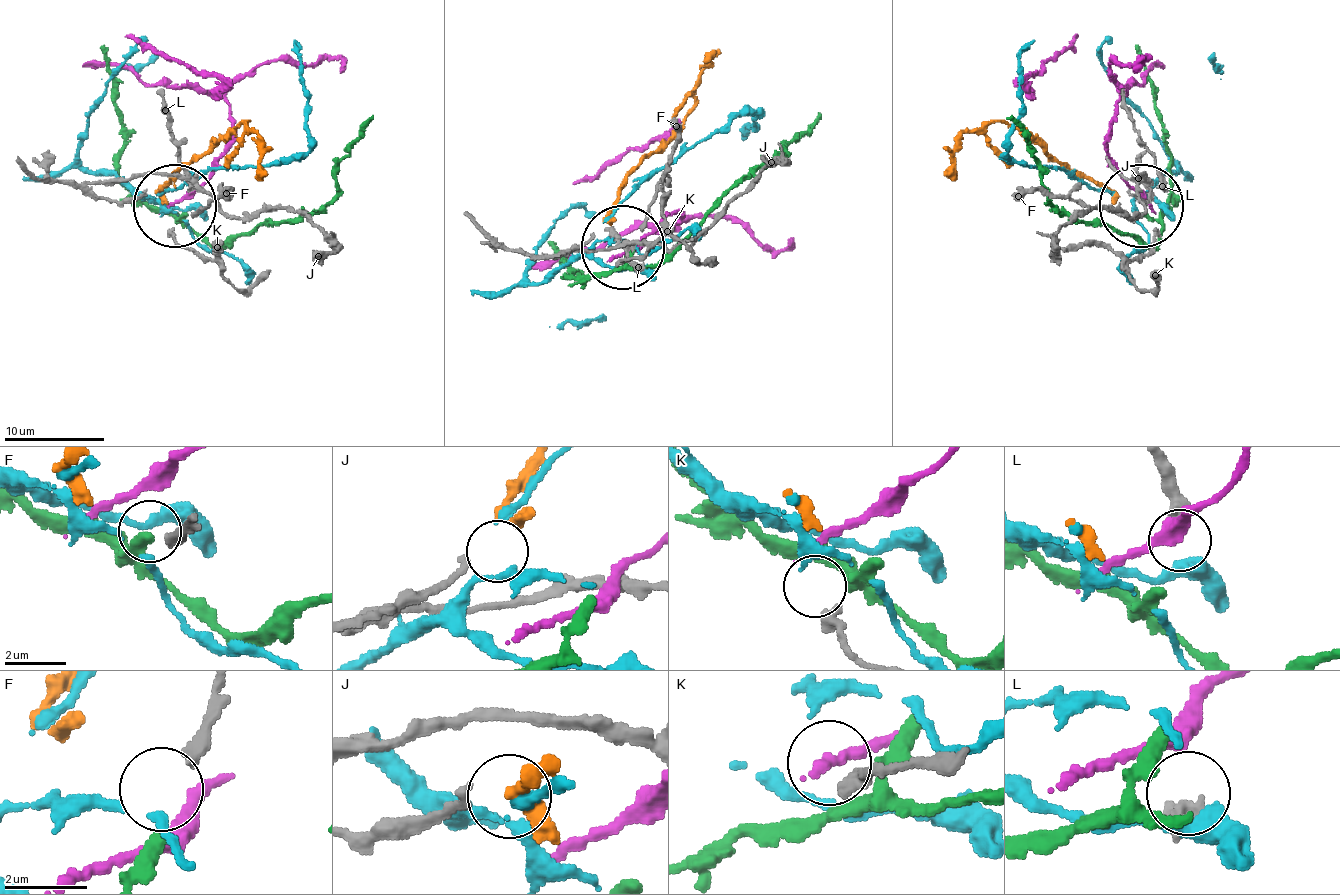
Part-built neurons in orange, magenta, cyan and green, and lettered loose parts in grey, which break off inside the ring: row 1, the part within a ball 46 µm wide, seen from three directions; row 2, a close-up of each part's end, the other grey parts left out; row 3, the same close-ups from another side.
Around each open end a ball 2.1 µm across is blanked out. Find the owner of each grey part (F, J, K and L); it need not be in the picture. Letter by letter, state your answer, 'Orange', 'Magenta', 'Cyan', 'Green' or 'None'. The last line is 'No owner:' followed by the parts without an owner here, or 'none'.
F: Green
J: Orange
K: Magenta
L: None
No owner: L

